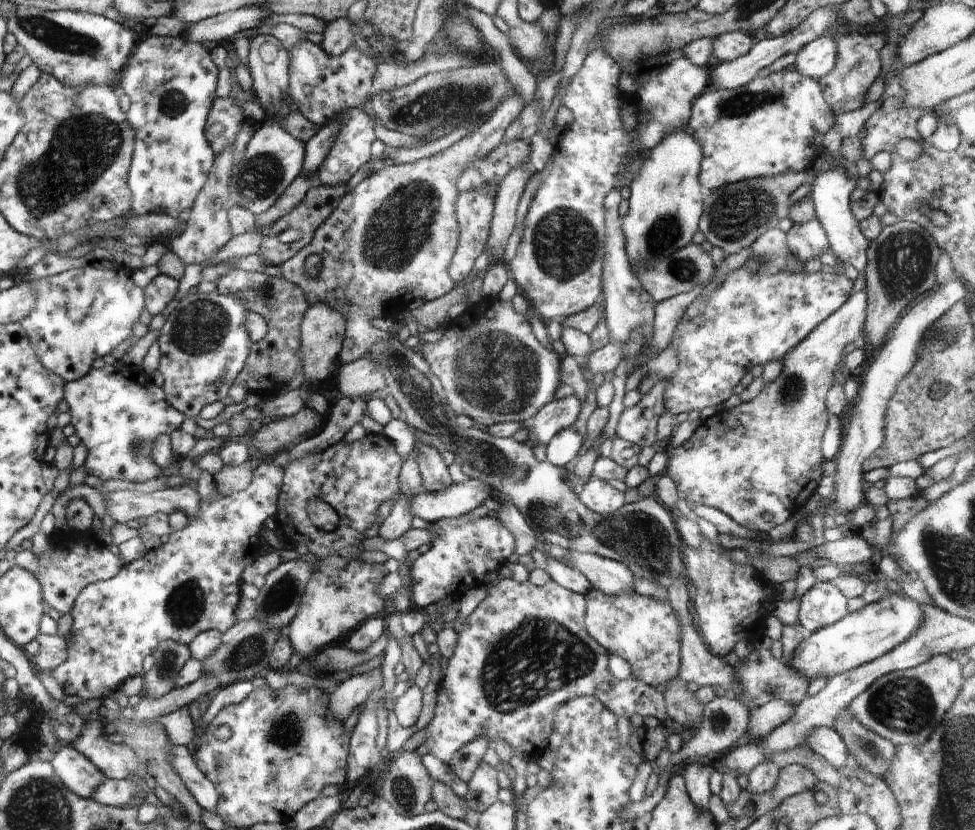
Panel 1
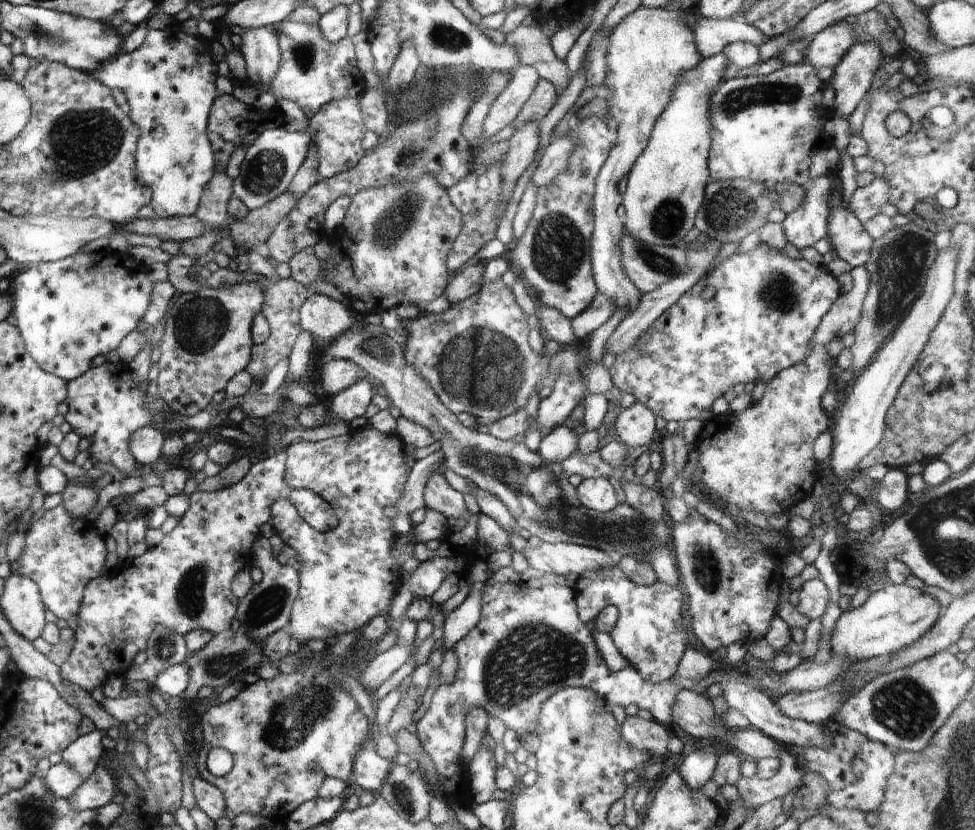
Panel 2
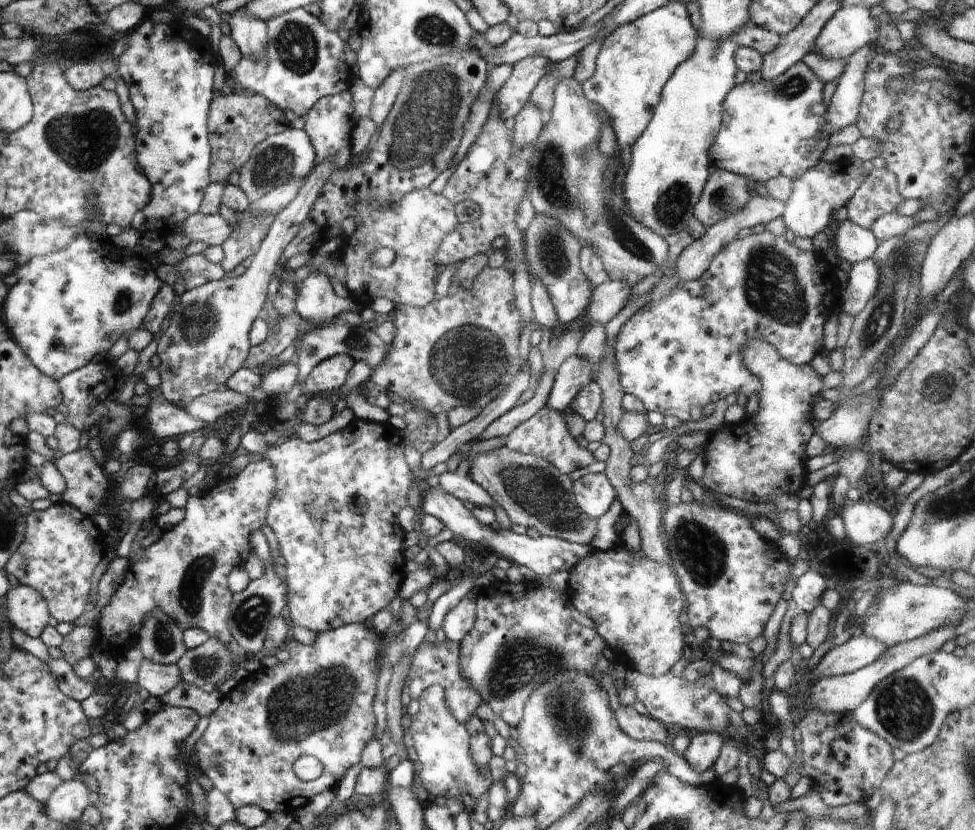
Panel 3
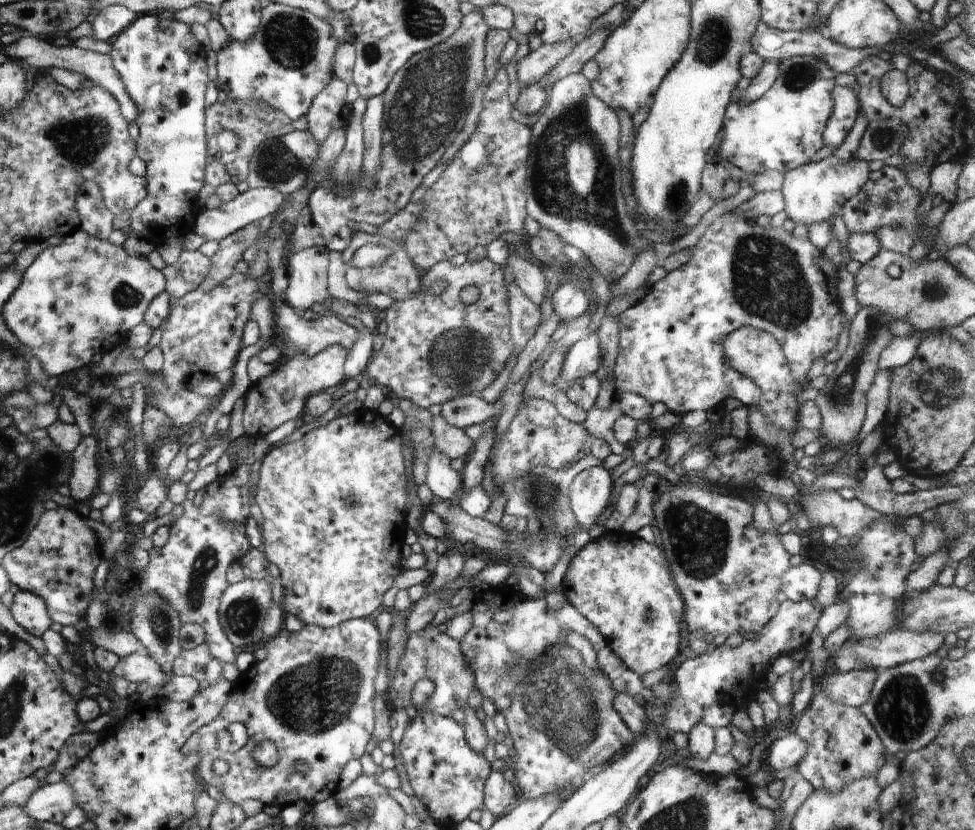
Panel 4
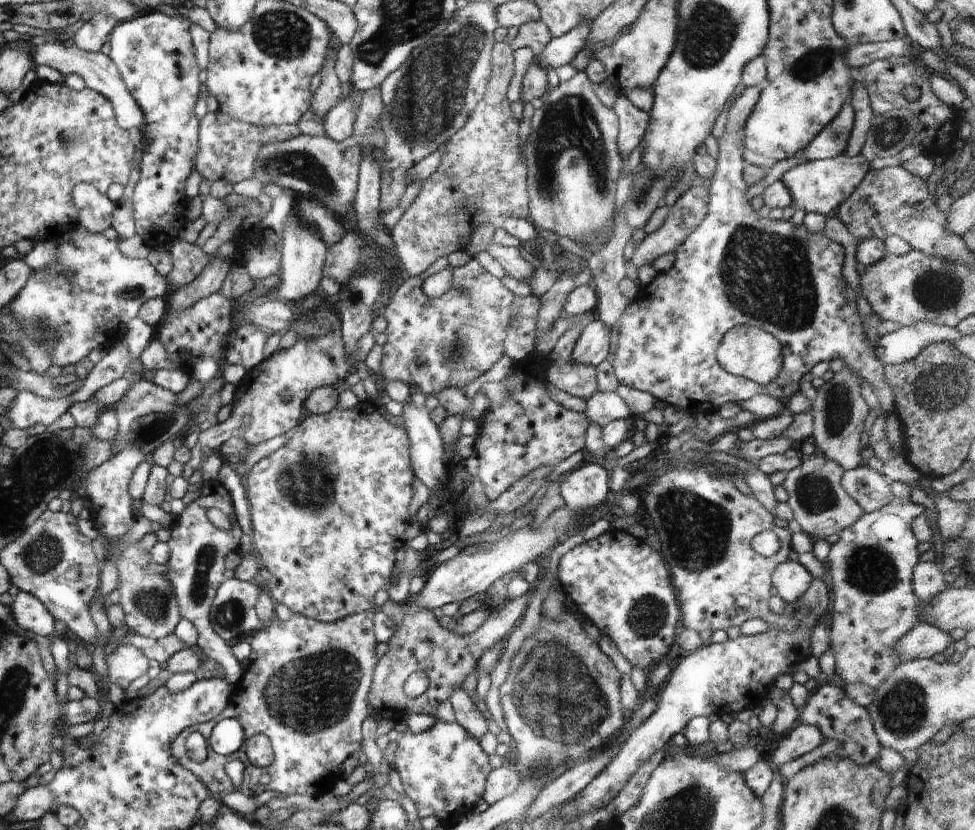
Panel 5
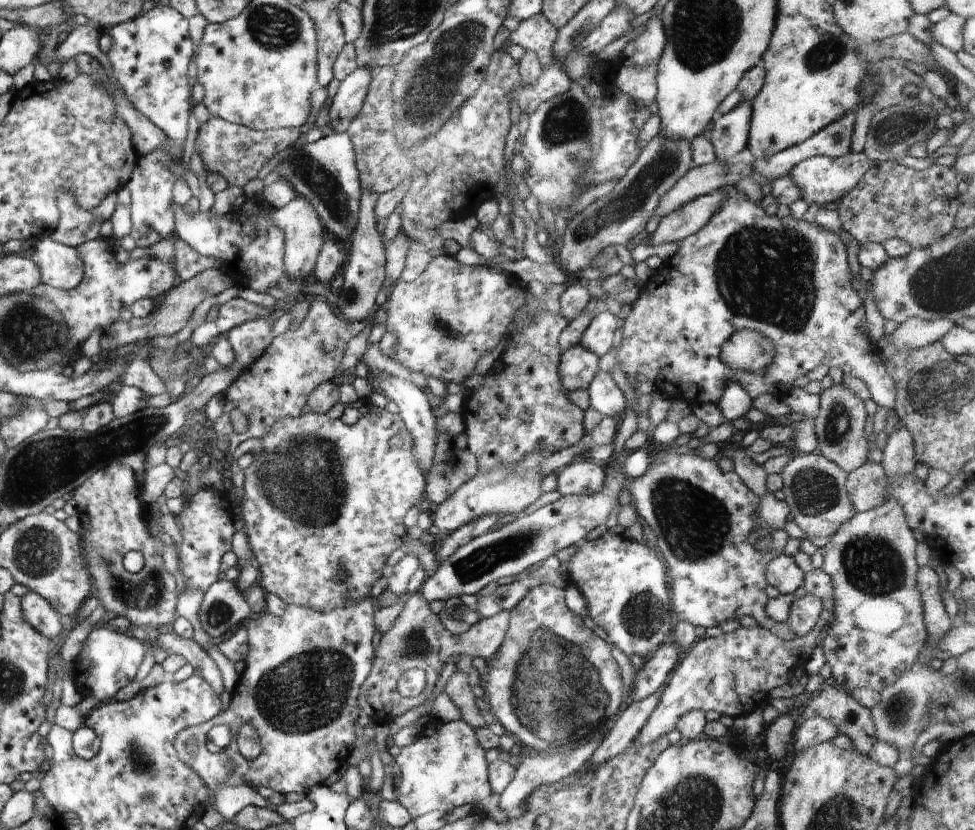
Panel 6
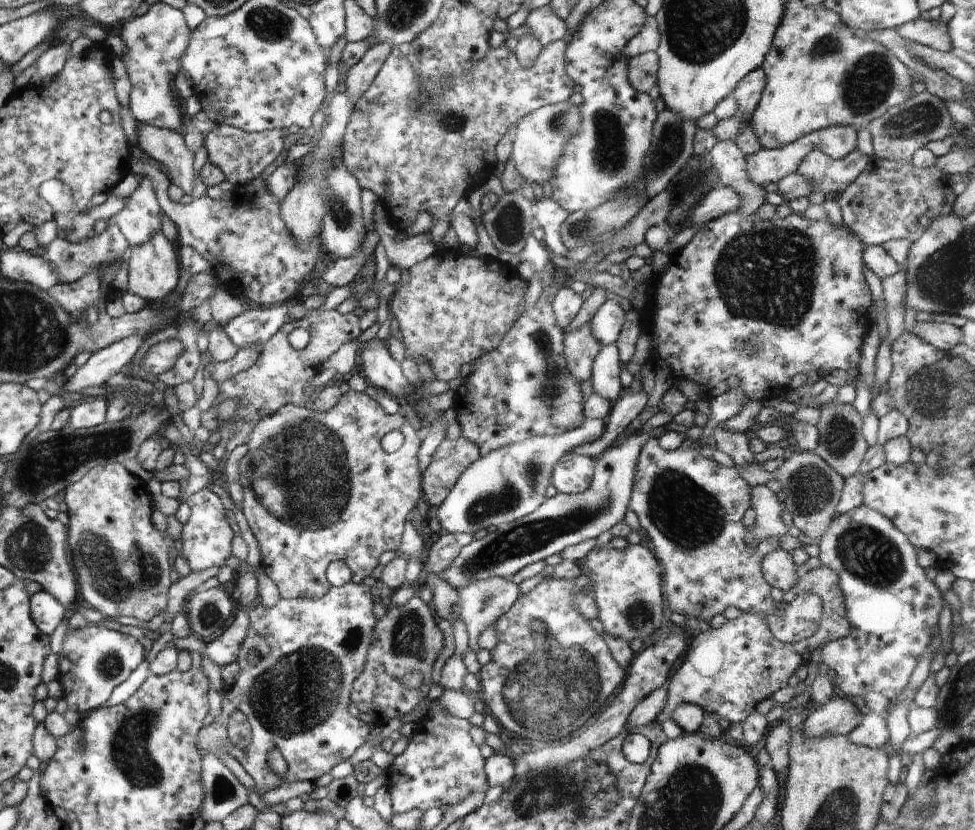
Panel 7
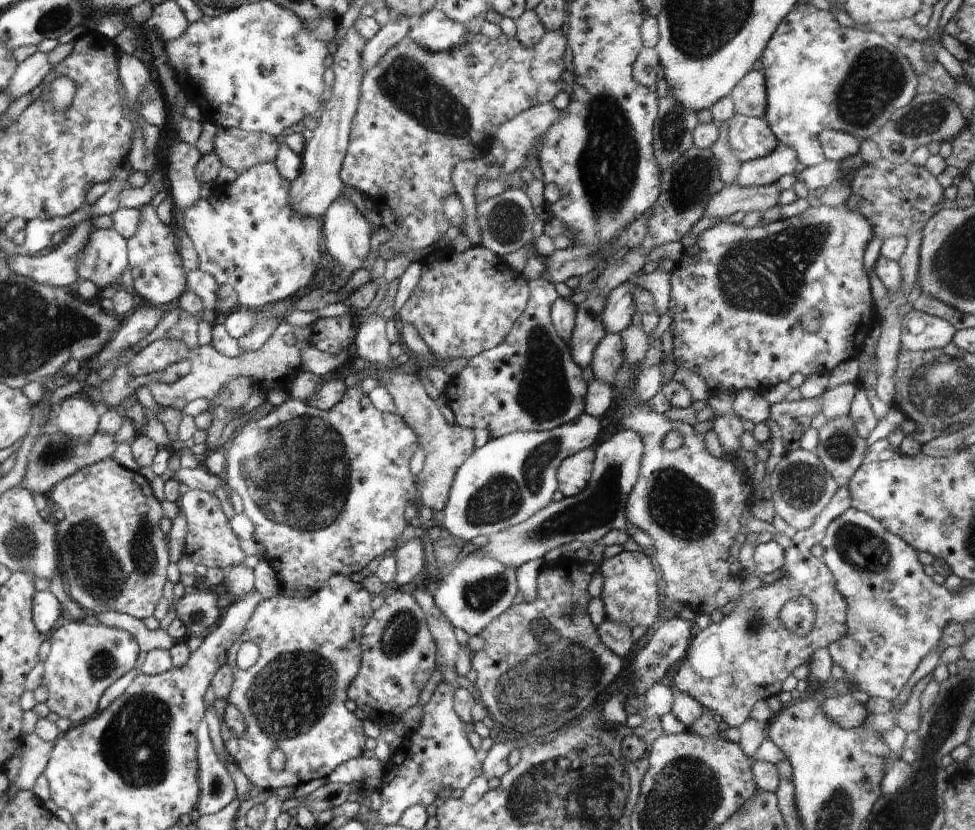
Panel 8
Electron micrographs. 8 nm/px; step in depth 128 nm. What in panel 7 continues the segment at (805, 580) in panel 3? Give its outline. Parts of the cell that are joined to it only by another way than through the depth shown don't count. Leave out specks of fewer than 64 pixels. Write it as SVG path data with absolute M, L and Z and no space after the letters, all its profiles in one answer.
M777 548L768 553L761 562L763 577L771 587L780 588L784 593L792 590L799 582L792 555L784 549Z

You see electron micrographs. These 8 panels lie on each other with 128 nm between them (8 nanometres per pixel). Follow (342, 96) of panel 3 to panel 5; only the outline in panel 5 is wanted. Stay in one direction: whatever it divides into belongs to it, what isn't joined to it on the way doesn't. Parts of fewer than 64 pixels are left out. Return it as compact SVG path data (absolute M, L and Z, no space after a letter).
M334 36L328 38L326 56L322 62L322 69L318 72L322 76L321 83L311 101L311 108L320 120L324 119L328 110L334 108L336 102L343 96L341 83L335 70L336 53L339 49L336 44L338 43L339 41Z

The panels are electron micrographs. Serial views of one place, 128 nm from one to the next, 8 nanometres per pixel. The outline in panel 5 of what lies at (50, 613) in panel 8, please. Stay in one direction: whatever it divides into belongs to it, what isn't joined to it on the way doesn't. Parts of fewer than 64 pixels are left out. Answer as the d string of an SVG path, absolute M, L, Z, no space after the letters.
M20 591L10 607L16 623L22 629L46 637L56 632L56 620L46 610L44 604L32 594Z

